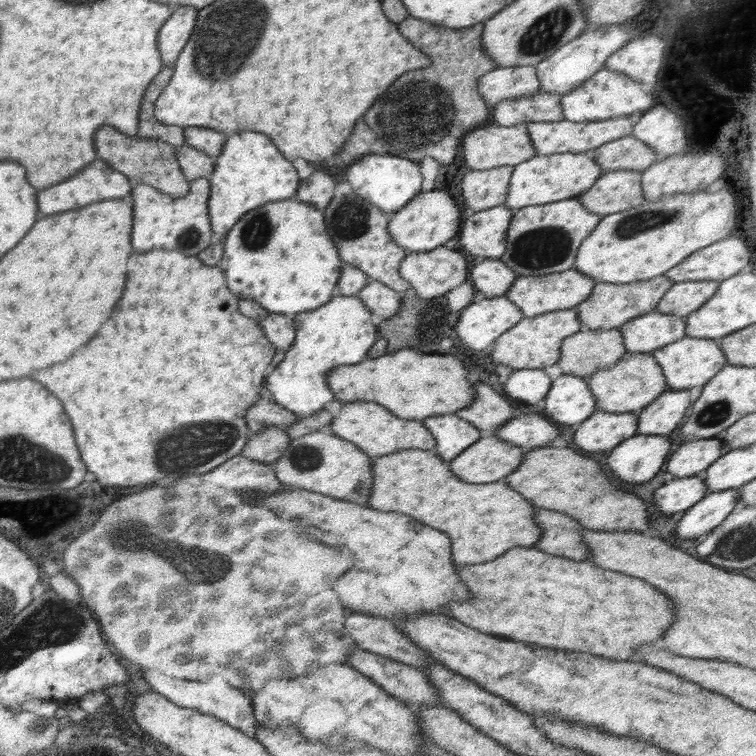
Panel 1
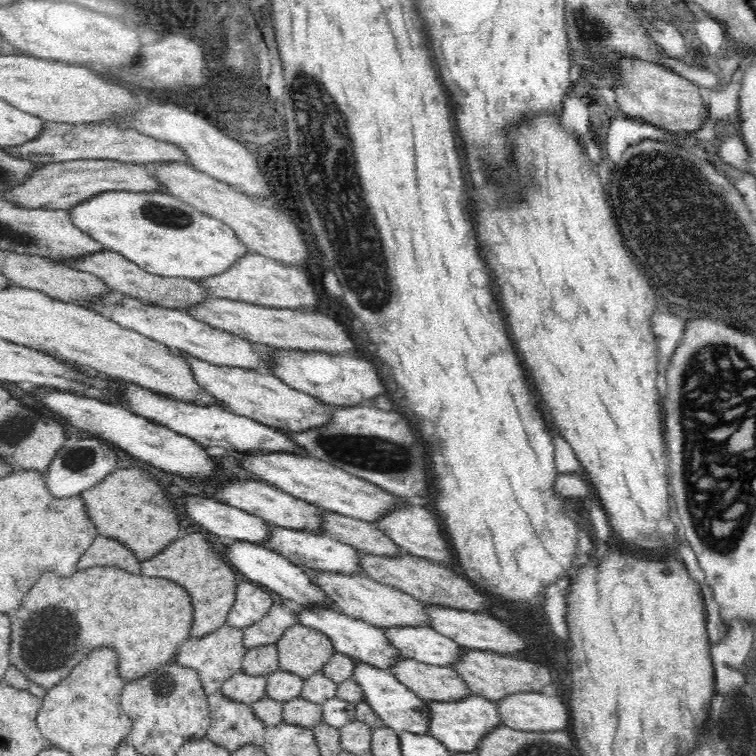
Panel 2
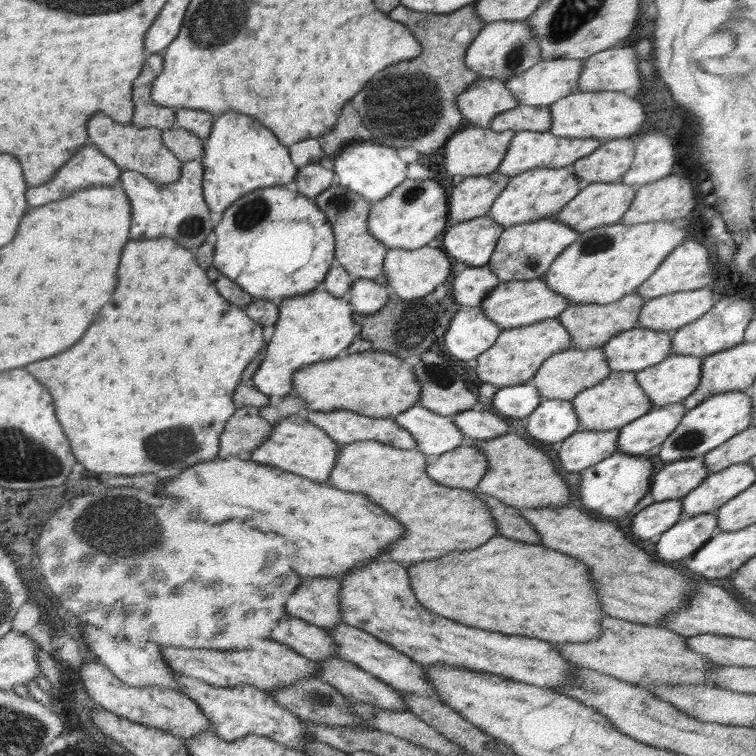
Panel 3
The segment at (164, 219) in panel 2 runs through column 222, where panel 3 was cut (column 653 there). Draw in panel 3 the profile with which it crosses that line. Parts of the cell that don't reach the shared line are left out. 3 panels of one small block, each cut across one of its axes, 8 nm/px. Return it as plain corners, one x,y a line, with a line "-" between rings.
667,220
666,222
644,222
640,224
623,224
618,222
606,226
592,228
579,233
578,238
560,253
550,265
543,280
548,288
556,294
566,297
570,304
608,304
616,302
627,294
634,293
668,256
684,241
688,240
687,223
685,221

